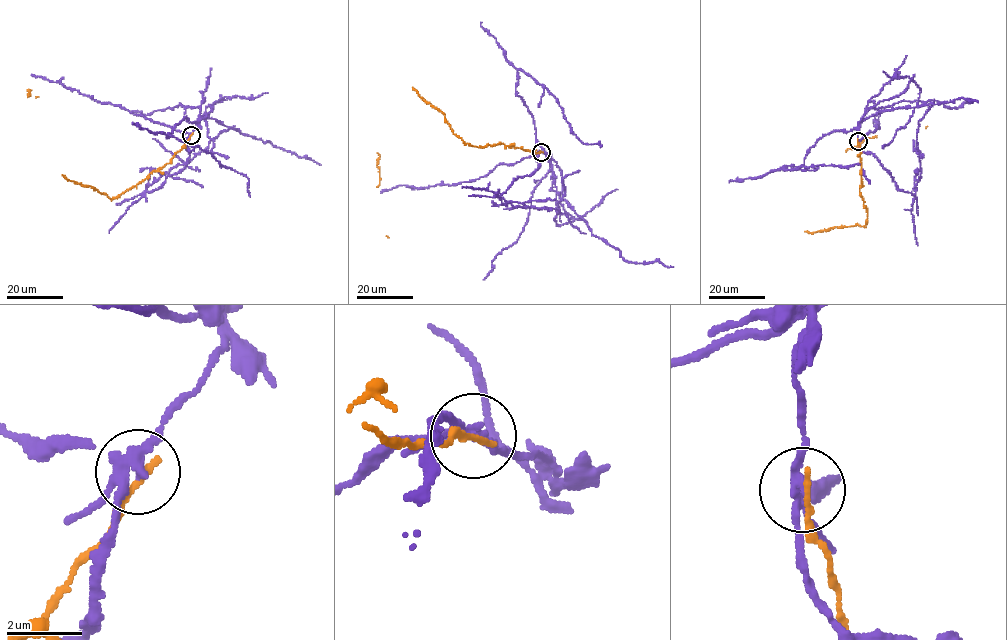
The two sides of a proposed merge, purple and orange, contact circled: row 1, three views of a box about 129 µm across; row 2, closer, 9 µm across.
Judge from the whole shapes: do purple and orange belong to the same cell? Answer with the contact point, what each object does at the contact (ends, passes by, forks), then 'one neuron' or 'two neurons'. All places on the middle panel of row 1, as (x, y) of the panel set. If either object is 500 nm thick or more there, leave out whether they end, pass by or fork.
place (541, 152); purple forks; orange ends; two neurons

